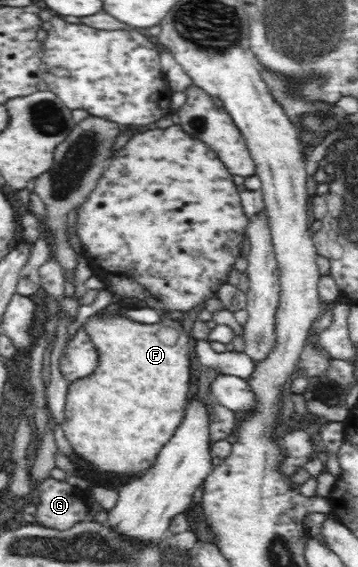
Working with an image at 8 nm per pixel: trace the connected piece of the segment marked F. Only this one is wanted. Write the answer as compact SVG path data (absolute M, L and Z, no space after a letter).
M110 303L103 309L105 312L95 313L86 319L83 329L86 331L89 338L97 348L99 354L99 367L85 379L77 379L77 381L70 382L67 395L65 397L65 421L63 421L62 429L64 436L69 440L73 451L87 463L91 465L95 471L101 473L113 473L115 477L132 477L135 473L145 471L153 462L160 448L168 439L175 433L177 426L183 419L183 404L187 401L187 393L189 393L189 385L191 385L191 359L189 359L189 347L191 347L191 339L189 335L179 335L176 332L164 329L162 323L159 324L143 324L131 321L126 317L120 315L119 303Z

